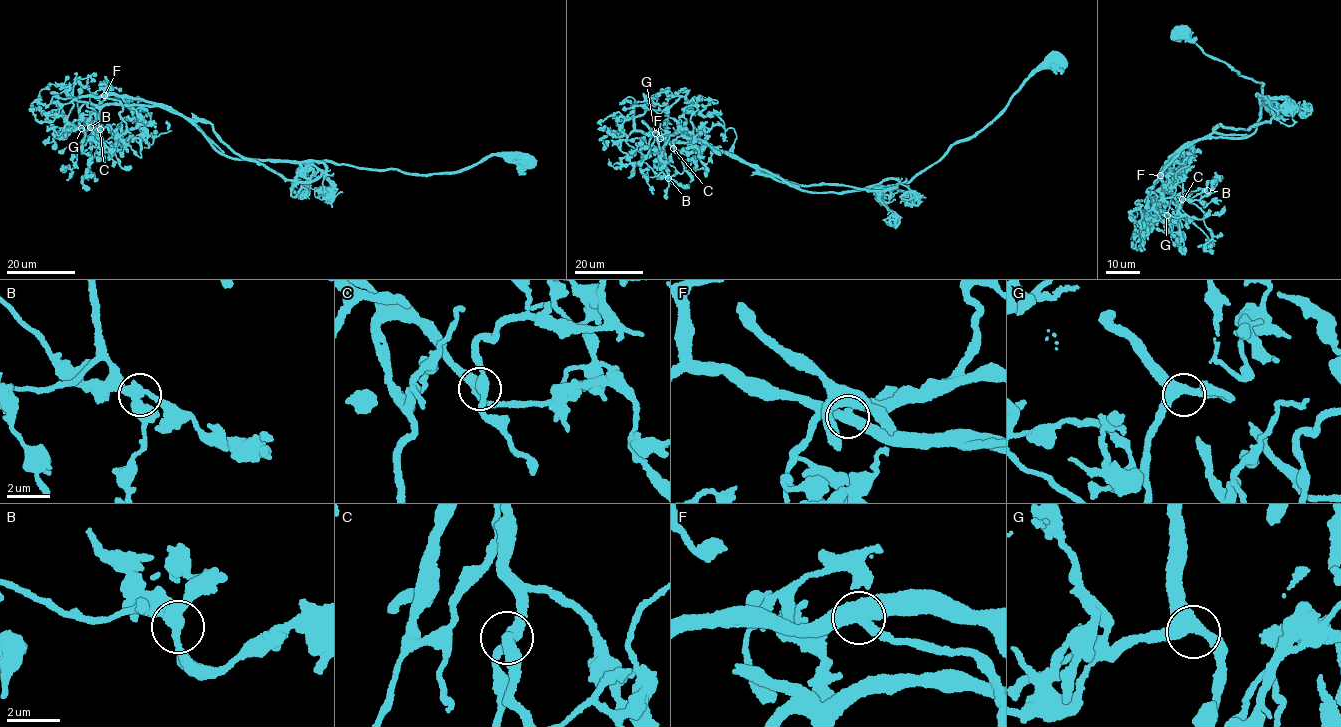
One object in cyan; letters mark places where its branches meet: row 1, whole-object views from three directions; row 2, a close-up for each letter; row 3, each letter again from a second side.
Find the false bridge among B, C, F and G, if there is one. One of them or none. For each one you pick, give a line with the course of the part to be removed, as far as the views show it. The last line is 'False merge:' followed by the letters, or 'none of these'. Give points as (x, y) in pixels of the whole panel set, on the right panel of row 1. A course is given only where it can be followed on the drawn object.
F: (1160, 175), (1183, 147), (1221, 124), (1249, 128), (1269, 120), (1275, 113), (1270, 98), (1284, 99), (1290, 115)
False merge: F

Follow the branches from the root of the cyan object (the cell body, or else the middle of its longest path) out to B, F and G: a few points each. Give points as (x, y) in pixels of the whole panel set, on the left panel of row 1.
B: (525, 160), (495, 155), (424, 176), (240, 159), (216, 151), (180, 115), (133, 103), (95, 107), (90, 127)
F: (525, 160), (495, 155), (424, 176), (240, 159), (216, 151), (170, 110), (104, 95)
G: (525, 160), (495, 155), (424, 176), (240, 159), (216, 151), (180, 115), (133, 103), (85, 103), (81, 128)

